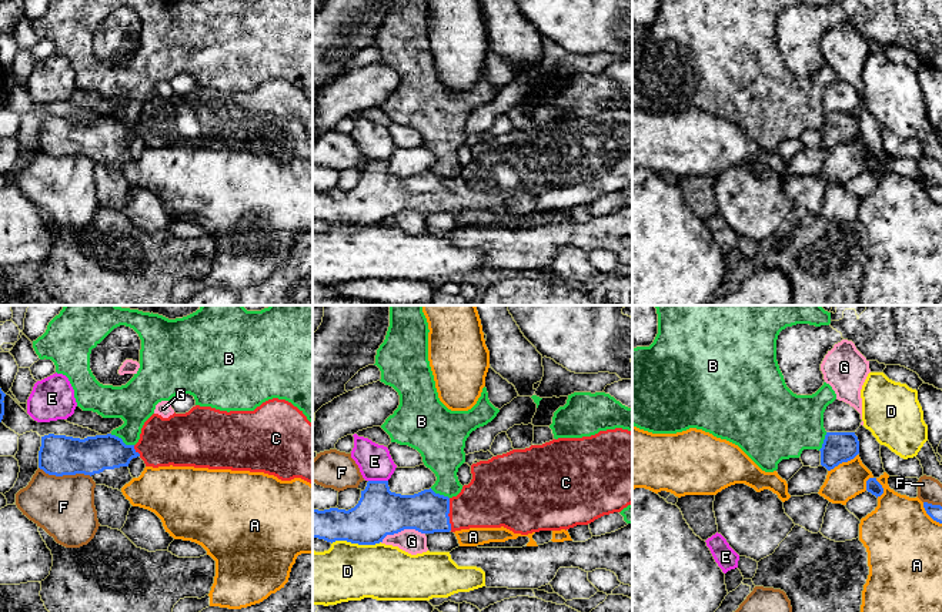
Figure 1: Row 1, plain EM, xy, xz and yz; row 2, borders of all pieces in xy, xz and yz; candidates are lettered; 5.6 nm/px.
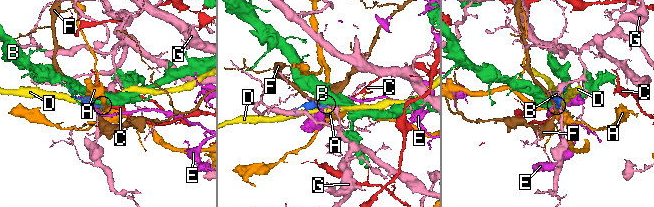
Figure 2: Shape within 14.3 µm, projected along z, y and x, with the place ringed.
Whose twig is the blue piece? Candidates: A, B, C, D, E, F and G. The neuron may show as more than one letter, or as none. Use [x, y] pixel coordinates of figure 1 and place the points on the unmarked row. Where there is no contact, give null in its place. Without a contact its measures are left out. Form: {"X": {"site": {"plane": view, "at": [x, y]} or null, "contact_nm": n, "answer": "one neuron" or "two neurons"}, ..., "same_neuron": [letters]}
{"A": {"site": {"plane": "yz", "at": [842, 141]}, "contact_nm": 190, "answer": "two neurons"}, "B": {"site": {"plane": "xy", "at": [122, 120]}, "contact_nm": 150, "answer": "two neurons"}, "C": {"site": {"plane": "xz", "at": [448, 193]}, "contact_nm": 180, "answer": "one neuron"}, "D": {"site": {"plane": "xz", "at": [356, 223]}, "contact_nm": 280, "answer": "two neurons"}, "E": {"site": {"plane": "xz", "at": [378, 161]}, "contact_nm": 110, "answer": "two neurons"}, "F": {"site": {"plane": "xy", "at": [64, 154]}, "contact_nm": 300, "answer": "two neurons"}, "G": {"site": {"plane": "xz", "at": [401, 210]}, "contact_nm": 260, "answer": "two neurons"}, "same_neuron": ["C"]}

